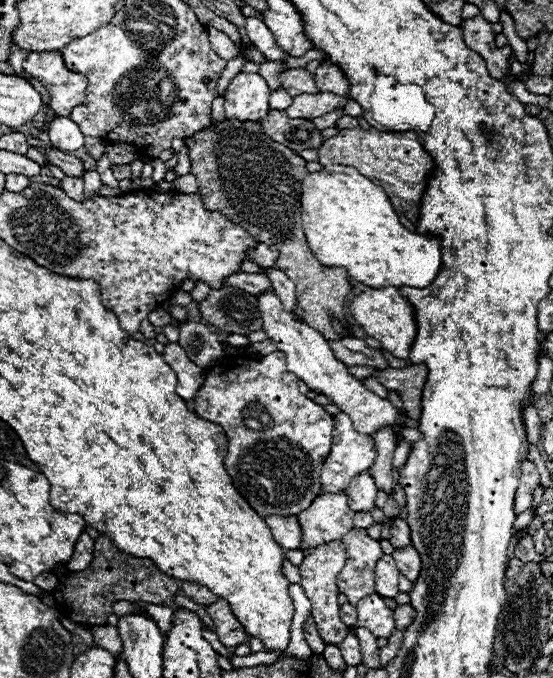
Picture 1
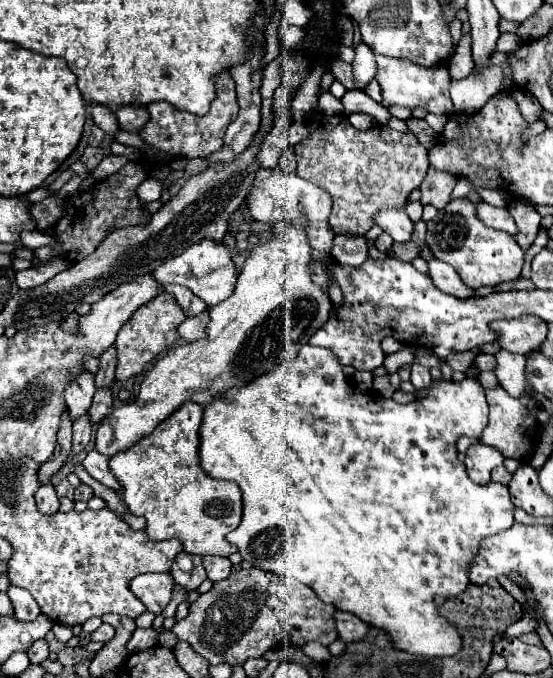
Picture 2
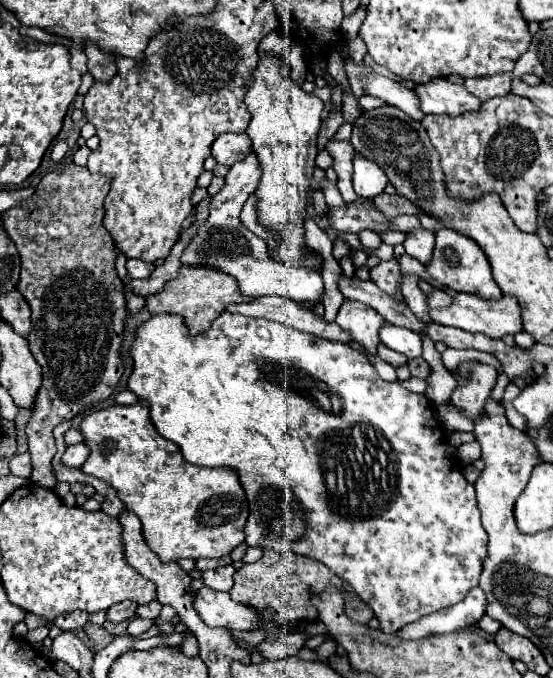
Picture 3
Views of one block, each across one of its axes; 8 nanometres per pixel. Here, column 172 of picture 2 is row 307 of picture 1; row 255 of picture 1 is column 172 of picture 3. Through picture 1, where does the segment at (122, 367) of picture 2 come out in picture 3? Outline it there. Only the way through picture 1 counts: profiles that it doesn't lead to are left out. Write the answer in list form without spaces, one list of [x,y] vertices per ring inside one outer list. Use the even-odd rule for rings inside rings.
[[[182,266],[174,280],[166,282],[166,286],[160,292],[146,298],[146,306],[150,314],[156,314],[156,312],[180,314],[184,322],[188,322],[190,332],[198,334],[208,330],[210,324],[218,318],[218,314],[222,314],[228,308],[228,304],[252,302],[252,300],[254,298],[240,294],[238,282],[230,274],[224,274],[212,266]]]

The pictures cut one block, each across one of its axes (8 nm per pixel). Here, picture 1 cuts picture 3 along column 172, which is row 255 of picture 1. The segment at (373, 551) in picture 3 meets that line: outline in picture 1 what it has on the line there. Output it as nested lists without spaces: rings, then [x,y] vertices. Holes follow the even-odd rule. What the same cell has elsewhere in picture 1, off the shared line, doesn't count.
[[[326,166],[322,172],[308,174],[302,184],[302,222],[308,246],[314,256],[326,266],[346,268],[349,278],[370,288],[410,286],[426,288],[442,270],[442,246],[438,236],[426,236],[404,228],[386,192],[370,178],[350,166]]]

